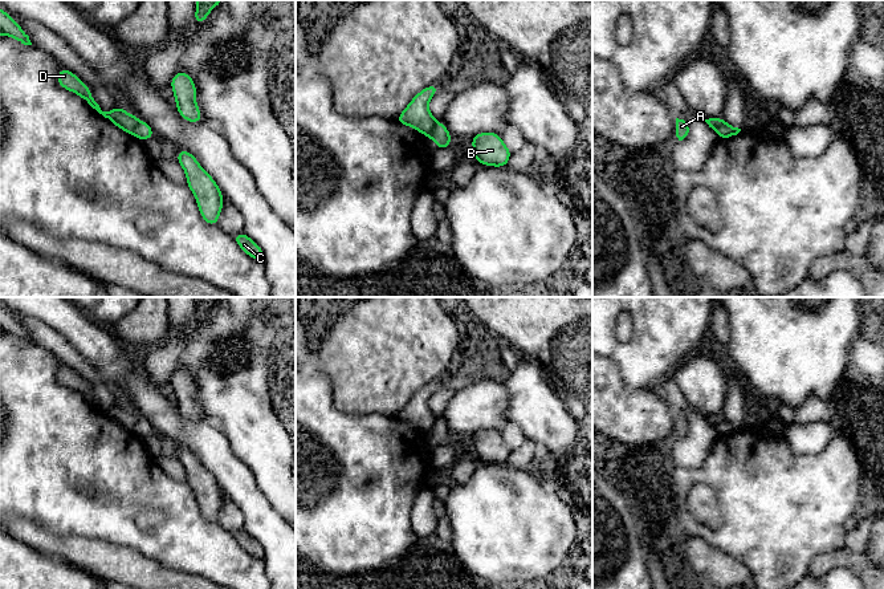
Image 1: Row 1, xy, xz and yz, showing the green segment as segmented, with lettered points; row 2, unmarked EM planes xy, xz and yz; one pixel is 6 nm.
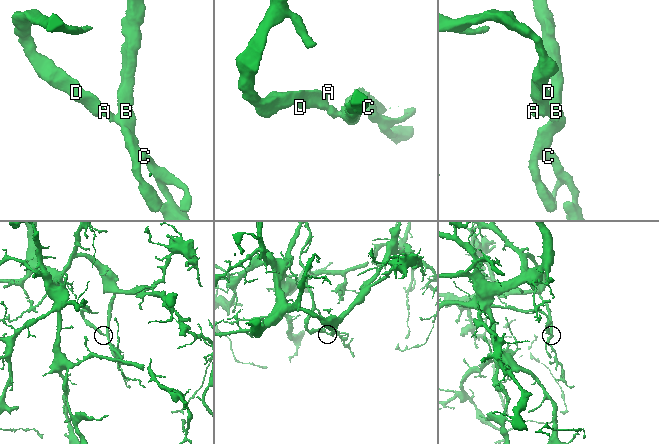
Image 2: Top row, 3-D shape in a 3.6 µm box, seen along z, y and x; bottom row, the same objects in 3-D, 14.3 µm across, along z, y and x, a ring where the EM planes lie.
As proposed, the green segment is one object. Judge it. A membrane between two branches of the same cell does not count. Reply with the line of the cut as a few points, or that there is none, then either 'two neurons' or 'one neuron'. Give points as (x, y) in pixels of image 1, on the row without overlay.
cut xz (436, 418), (428, 433); two neurons

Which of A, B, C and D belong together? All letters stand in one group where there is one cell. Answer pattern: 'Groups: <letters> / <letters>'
Groups: A D / B C

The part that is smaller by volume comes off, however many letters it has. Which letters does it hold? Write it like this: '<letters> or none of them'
A, D

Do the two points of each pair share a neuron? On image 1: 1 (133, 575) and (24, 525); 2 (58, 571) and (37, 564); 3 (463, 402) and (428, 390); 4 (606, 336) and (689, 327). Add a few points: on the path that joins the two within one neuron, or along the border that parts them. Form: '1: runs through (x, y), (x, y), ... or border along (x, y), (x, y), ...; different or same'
1: runs through (106, 561), (72, 548), (51, 544); same
2: runs through (53, 571), (43, 569); same
3: border along (473, 381), (453, 393); different
4: runs through (627, 348), (652, 348), (668, 332); same

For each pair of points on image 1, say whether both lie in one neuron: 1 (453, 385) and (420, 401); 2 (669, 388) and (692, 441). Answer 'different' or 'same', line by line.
1: same
2: same

